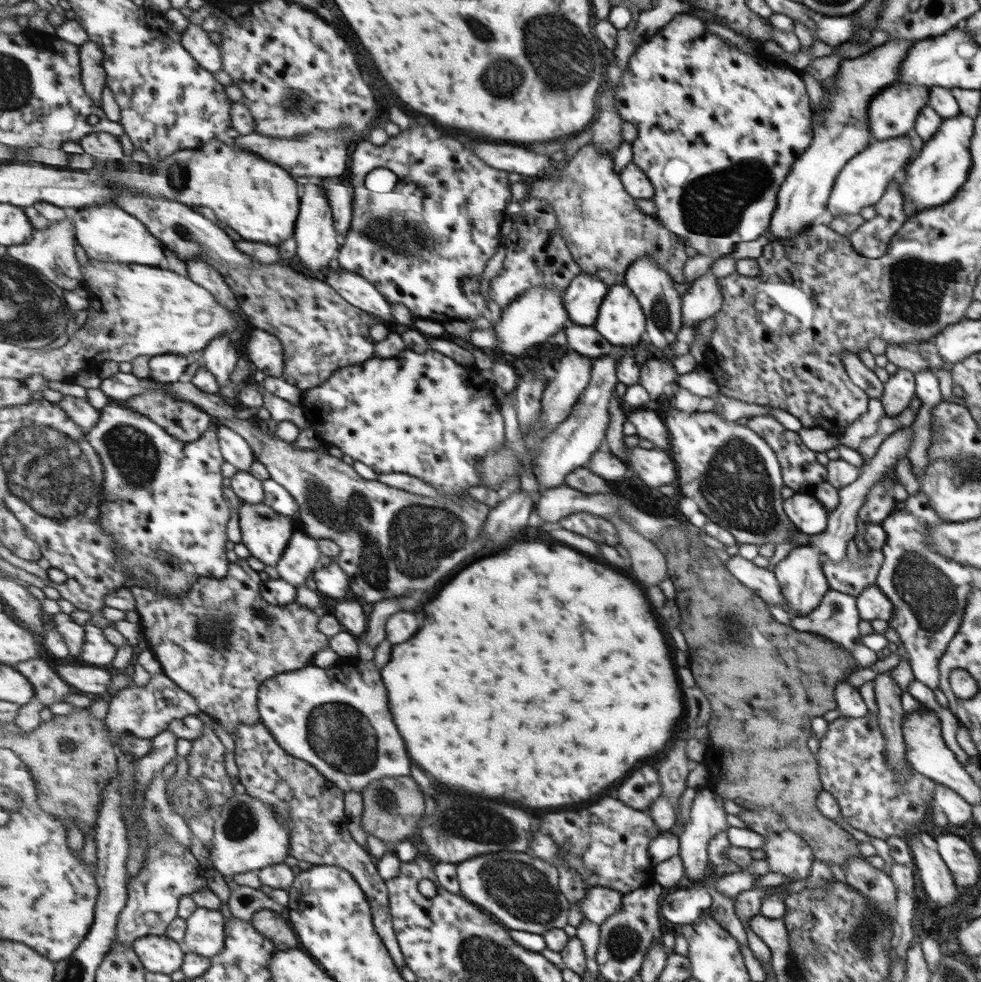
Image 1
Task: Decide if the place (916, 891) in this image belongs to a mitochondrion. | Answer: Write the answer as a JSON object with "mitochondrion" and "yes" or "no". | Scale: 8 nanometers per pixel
{"mitochondrion":"no"}

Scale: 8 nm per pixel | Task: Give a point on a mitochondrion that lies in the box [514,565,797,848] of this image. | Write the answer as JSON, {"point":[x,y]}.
{"point":[734,625]}

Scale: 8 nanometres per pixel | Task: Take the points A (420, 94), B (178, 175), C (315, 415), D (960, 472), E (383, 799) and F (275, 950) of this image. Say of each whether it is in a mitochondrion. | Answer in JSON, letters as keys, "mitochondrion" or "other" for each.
{"A":"other","B":"mitochondrion","C":"other","D":"mitochondrion","E":"mitochondrion","F":"other"}

